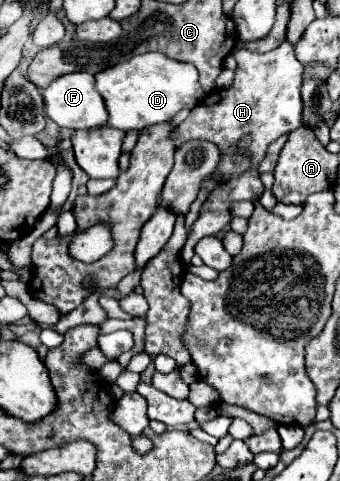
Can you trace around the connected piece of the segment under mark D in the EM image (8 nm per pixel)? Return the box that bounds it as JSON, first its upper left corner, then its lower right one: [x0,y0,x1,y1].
[96,53,204,131]

